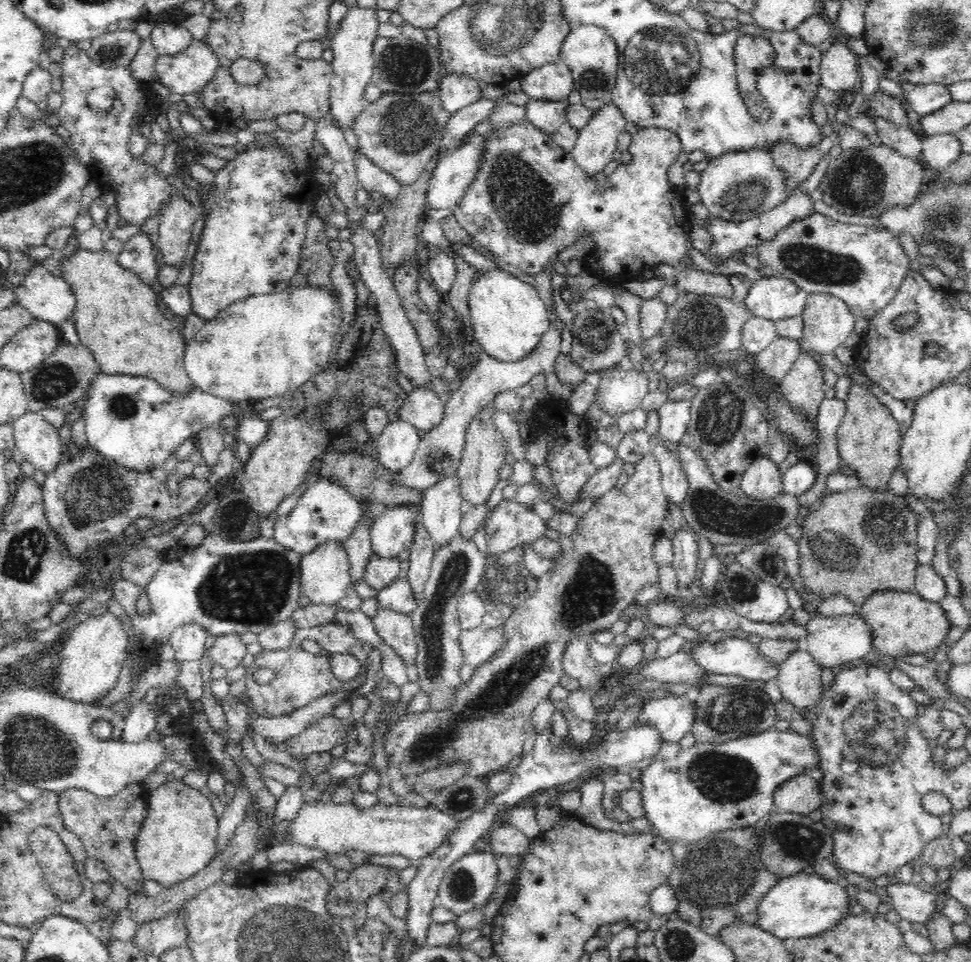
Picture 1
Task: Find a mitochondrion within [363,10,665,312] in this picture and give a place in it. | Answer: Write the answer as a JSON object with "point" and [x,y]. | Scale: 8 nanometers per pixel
{"point":[528,200]}

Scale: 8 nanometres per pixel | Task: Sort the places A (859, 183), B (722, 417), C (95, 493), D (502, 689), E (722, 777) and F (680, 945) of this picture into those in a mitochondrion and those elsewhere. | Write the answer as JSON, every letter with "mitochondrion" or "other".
{"A":"mitochondrion","B":"mitochondrion","C":"mitochondrion","D":"mitochondrion","E":"mitochondrion","F":"mitochondrion"}

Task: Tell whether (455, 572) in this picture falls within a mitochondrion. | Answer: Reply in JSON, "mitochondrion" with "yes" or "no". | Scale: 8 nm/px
{"mitochondrion":"yes"}

